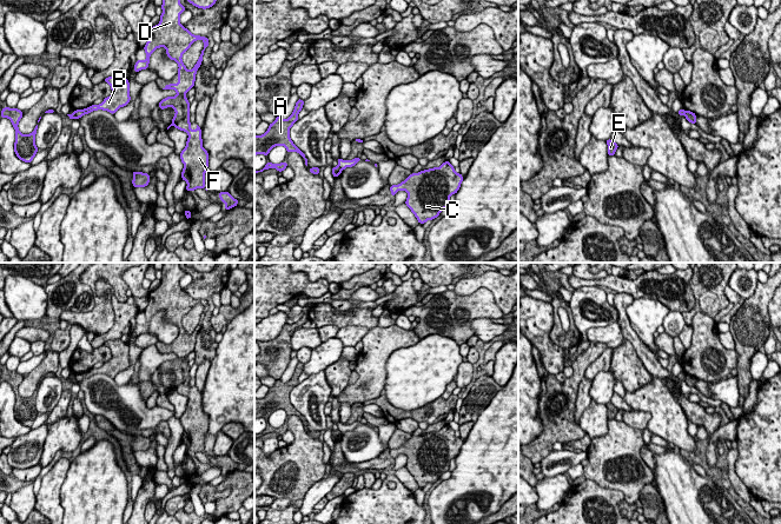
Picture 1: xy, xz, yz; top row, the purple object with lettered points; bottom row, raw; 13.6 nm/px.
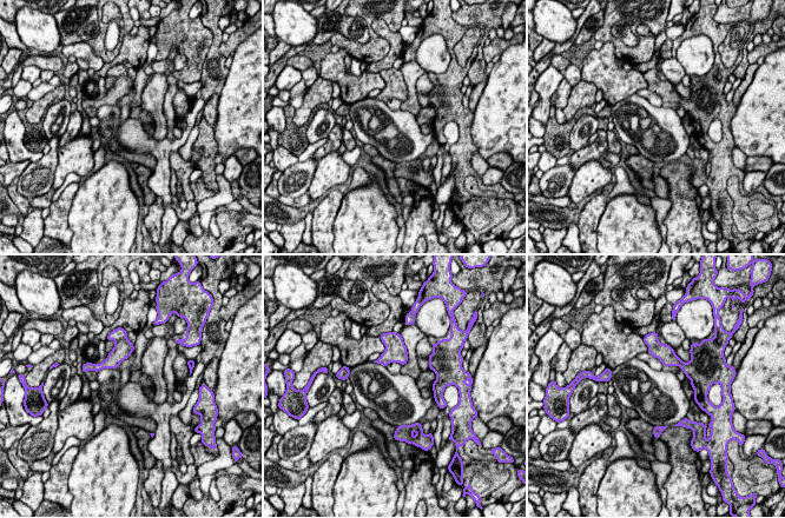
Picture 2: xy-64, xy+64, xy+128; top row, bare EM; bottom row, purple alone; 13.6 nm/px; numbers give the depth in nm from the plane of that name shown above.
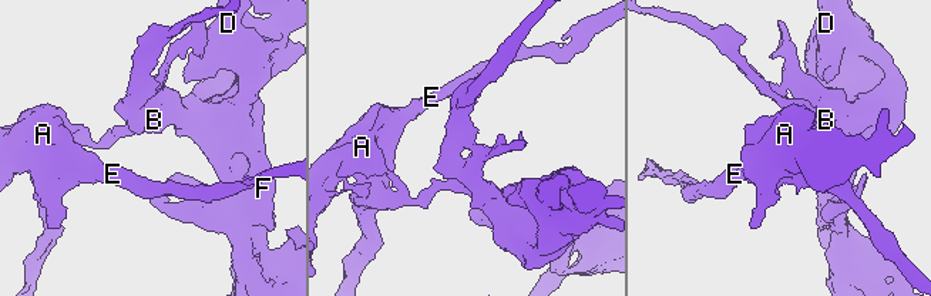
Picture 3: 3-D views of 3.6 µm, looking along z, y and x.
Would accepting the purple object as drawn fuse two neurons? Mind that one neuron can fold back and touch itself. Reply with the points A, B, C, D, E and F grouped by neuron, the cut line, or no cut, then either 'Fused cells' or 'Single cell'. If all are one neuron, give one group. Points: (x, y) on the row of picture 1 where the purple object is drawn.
Groups: A E / B C D F. Split along xz (338, 165), (342, 170). Fused cells

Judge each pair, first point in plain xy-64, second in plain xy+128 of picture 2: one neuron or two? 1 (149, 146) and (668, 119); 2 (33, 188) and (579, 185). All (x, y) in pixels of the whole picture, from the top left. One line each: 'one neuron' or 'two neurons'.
1: one neuron
2: two neurons

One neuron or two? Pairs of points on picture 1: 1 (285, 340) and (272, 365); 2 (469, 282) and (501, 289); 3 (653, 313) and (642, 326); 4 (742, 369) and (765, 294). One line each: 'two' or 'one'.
1: one
2: one
3: one
4: one

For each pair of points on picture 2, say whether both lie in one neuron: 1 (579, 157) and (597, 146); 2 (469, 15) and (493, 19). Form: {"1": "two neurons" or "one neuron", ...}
{"1": "one neuron", "2": "one neuron"}

